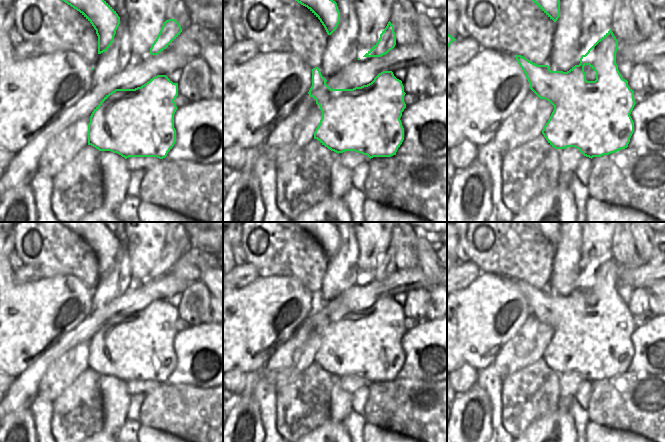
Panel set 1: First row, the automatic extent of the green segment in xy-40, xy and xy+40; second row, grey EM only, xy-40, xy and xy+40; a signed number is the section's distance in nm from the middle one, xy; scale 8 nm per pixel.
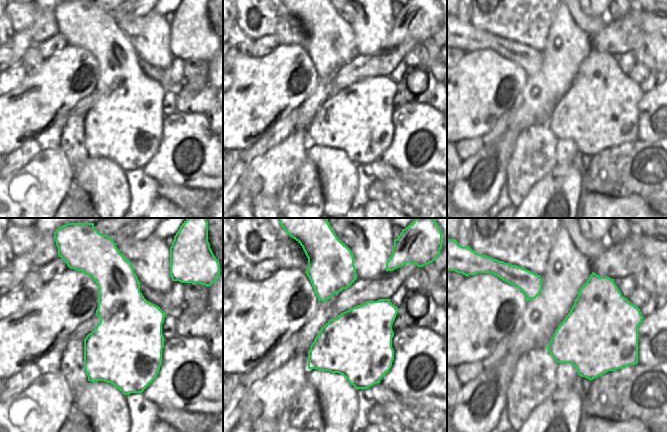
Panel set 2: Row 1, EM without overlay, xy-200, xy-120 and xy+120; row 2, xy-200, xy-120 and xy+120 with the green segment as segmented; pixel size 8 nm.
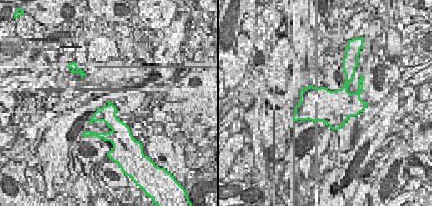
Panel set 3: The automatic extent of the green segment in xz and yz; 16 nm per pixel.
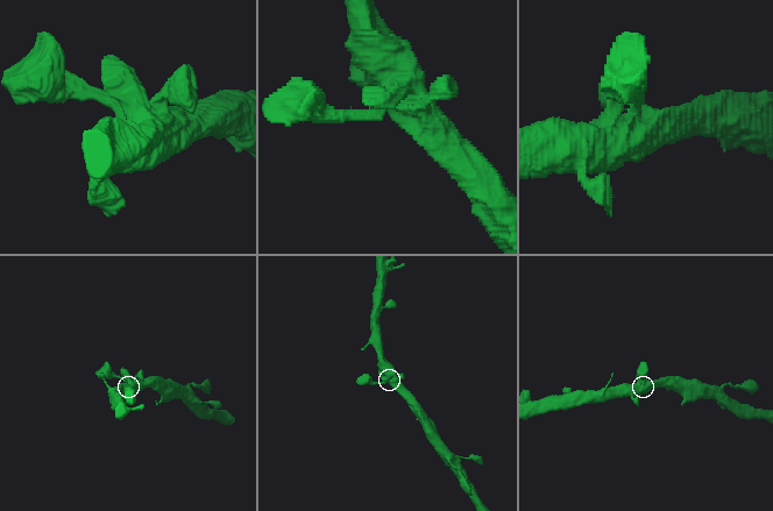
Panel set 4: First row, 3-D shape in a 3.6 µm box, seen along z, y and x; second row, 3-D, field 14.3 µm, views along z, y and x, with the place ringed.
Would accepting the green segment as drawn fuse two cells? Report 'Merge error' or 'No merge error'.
No merge error.

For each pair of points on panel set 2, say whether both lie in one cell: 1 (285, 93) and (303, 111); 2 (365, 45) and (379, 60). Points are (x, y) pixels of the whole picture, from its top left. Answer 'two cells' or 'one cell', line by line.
1: two cells
2: two cells

